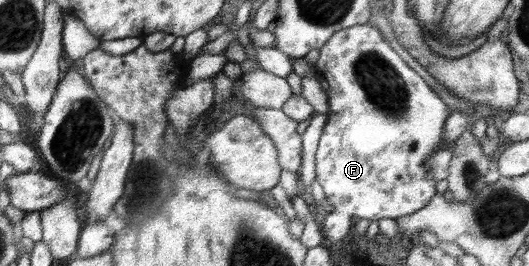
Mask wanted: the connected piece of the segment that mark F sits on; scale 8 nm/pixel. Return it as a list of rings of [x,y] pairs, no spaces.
[[[357,24],[336,31],[321,49],[314,66],[317,81],[328,97],[327,120],[316,152],[316,179],[334,207],[322,223],[325,237],[333,243],[345,239],[356,219],[397,219],[423,209],[437,194],[428,157],[446,146],[443,129],[448,106],[439,95],[389,46],[370,24]]]

